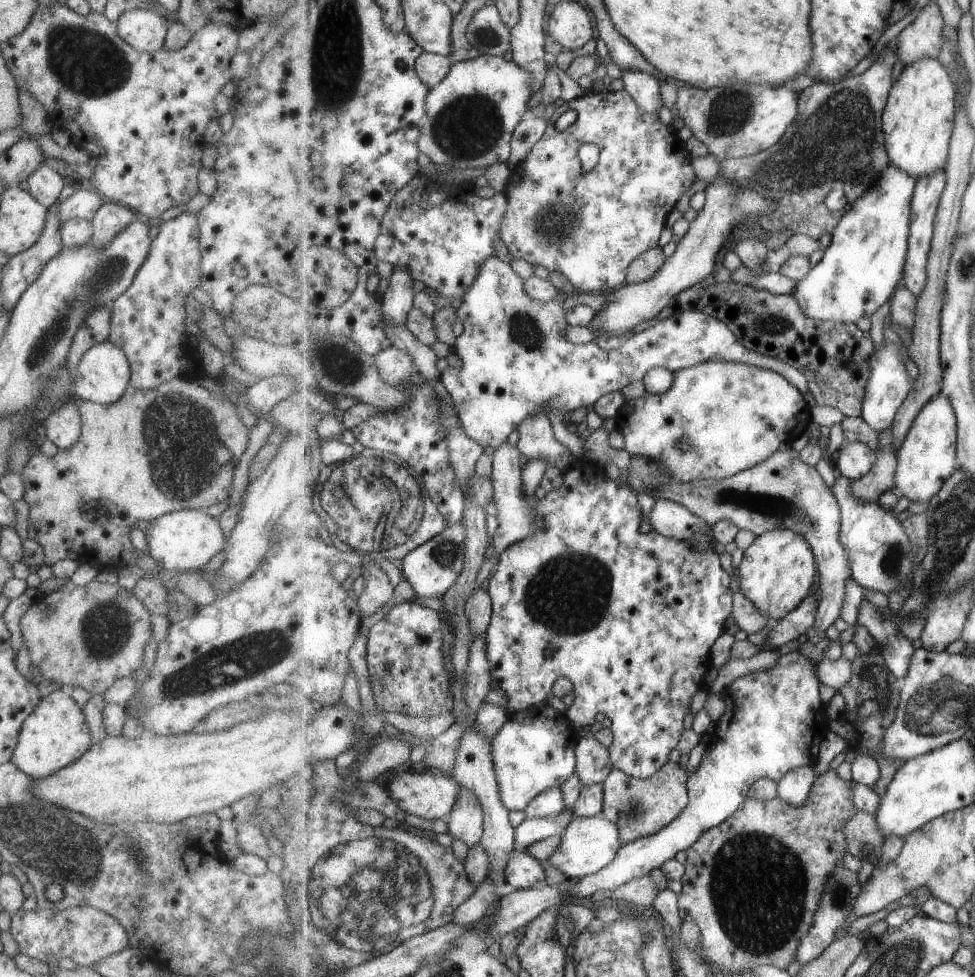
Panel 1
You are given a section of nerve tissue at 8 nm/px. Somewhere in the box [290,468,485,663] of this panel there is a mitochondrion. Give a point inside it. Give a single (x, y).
(445, 552)

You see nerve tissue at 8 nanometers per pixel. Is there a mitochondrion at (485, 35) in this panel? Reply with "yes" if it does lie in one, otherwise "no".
yes

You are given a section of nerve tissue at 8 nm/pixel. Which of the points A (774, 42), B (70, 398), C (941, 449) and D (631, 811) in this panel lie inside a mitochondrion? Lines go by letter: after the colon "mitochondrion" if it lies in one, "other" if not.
A: other
B: other
C: other
D: mitochondrion

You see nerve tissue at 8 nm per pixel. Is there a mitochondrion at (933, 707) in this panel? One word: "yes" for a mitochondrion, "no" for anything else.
yes

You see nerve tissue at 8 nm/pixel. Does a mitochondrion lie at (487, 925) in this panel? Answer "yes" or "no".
no

